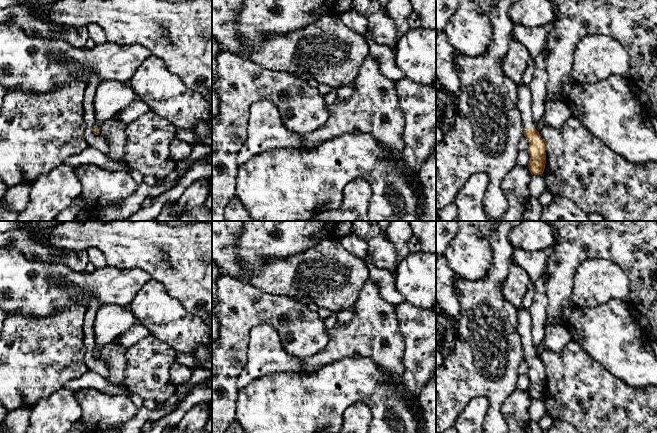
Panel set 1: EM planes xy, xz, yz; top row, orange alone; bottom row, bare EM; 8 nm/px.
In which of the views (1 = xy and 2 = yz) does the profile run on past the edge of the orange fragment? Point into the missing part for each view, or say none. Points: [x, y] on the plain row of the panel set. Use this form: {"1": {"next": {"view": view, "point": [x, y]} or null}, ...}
{"1": {"next": null}, "2": {"next": {"view": "yz", "point": [524, 323]}}}

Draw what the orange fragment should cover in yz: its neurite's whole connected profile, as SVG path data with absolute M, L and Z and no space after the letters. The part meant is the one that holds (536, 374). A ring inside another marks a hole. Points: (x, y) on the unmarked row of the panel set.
M522 307L518 309L518 314L518 333L524 349L523 358L529 366L528 378L530 384L528 392L532 399L543 398L546 388L545 367L539 356L535 353L535 346L532 342L532 320L530 311Z

